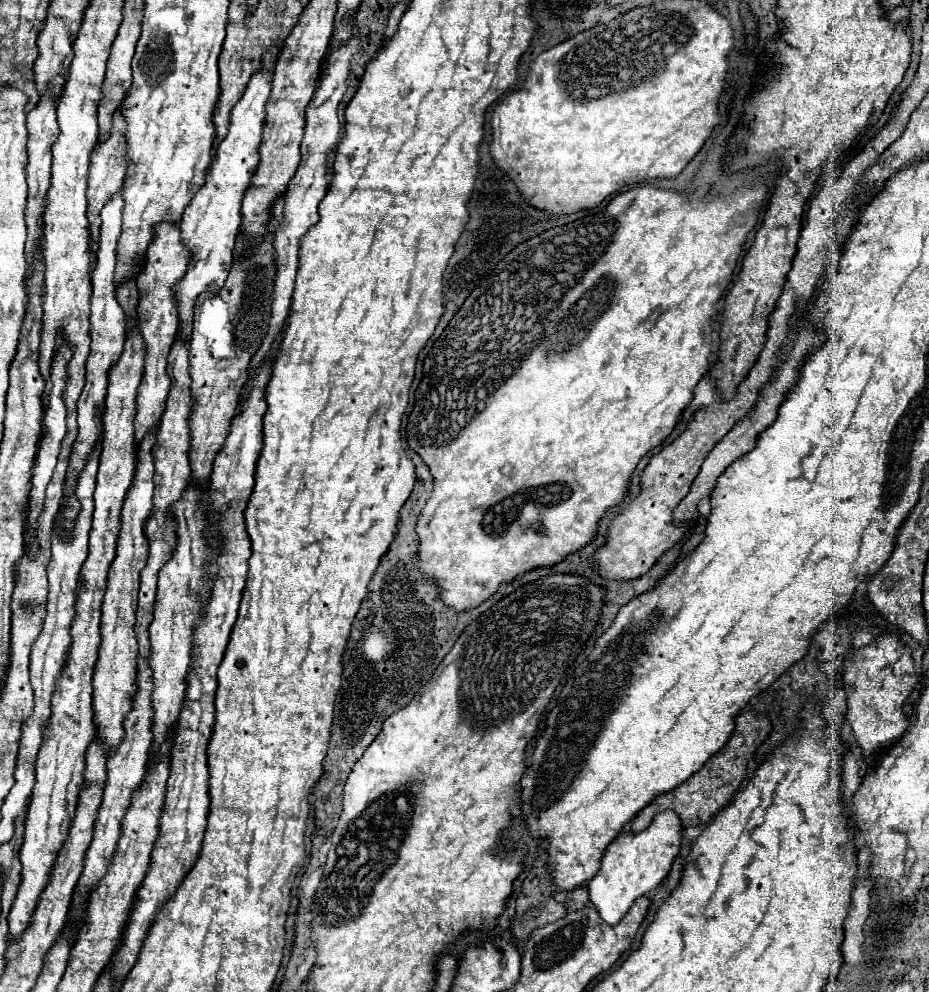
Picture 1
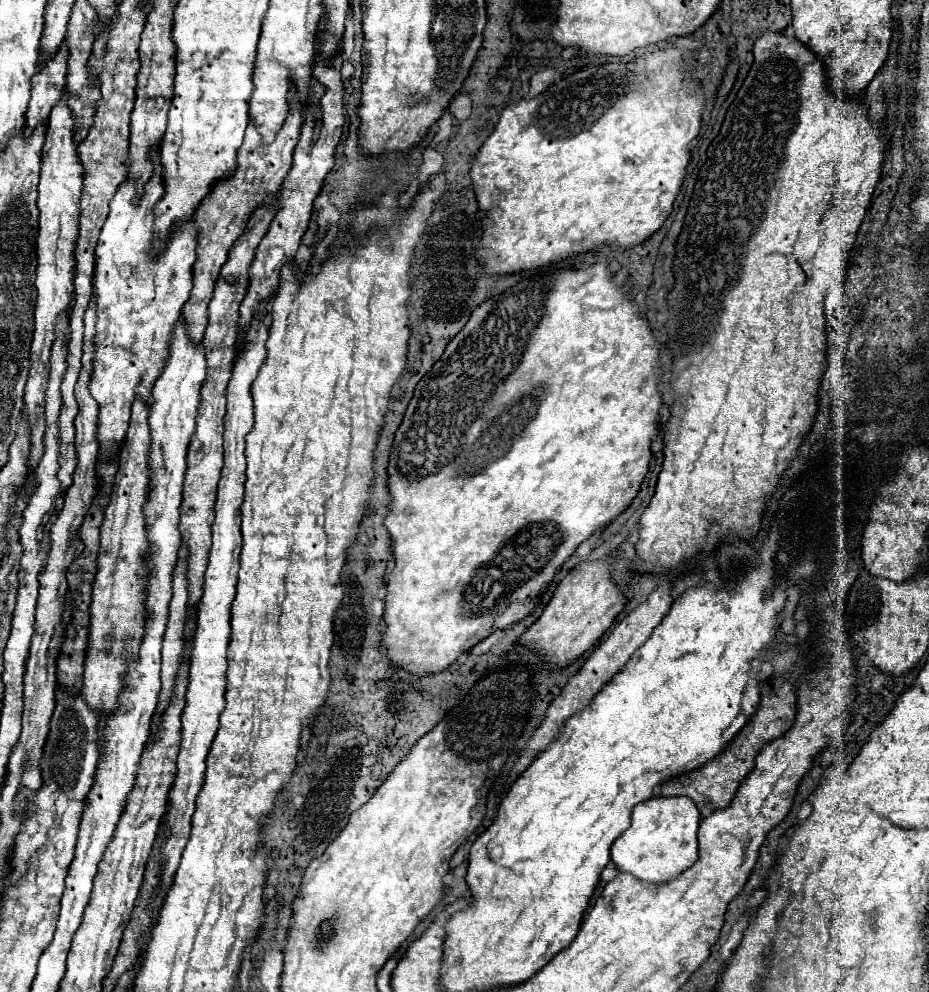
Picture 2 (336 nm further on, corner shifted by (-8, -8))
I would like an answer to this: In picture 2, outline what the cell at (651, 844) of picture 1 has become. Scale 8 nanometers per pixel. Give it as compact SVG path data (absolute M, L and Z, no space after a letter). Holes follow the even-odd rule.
M659 796L651 798L647 802L641 802L633 808L633 820L631 826L613 842L611 846L611 860L621 872L629 872L641 880L647 882L667 882L675 876L679 876L683 870L687 870L697 860L697 830L699 830L699 810L689 800L689 796Z

